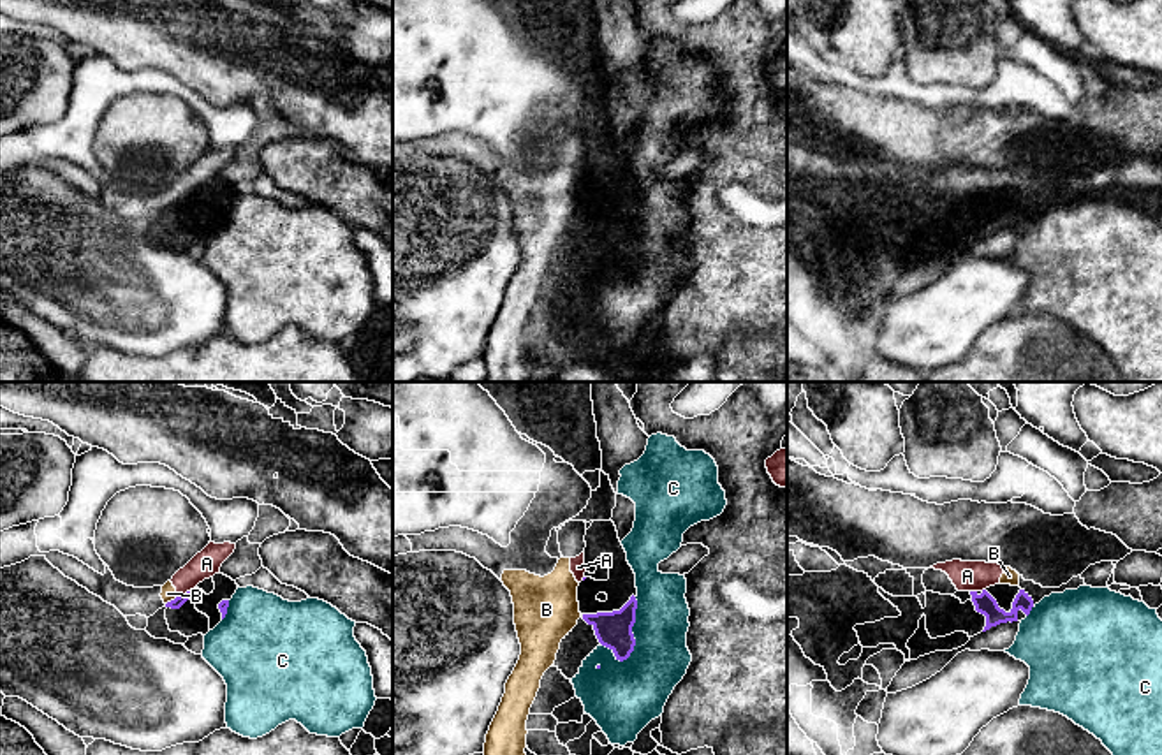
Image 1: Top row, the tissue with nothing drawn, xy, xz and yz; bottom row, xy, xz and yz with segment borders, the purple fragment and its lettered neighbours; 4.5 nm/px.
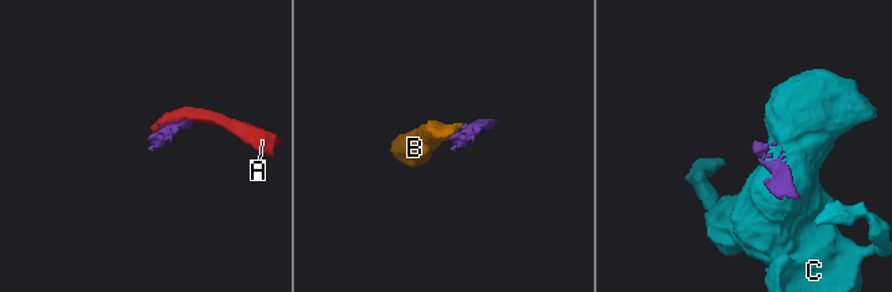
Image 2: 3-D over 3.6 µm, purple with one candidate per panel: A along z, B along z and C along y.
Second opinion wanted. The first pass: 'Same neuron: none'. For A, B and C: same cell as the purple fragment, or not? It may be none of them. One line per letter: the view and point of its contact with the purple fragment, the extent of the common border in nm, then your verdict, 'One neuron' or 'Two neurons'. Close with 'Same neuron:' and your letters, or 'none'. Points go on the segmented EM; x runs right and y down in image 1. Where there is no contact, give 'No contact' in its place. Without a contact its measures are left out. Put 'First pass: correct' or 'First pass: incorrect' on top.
First pass: correct
A: Touches purple at xy (185, 593). Shared border 70 nm. Two neurons
B: Touches purple at xy (171, 601). Shared border 70 nm. Two neurons
C: Touches purple at xz (631, 630). Shared border 320 nm. Two neurons
Same neuron: none

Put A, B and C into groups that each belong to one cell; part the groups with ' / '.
A B / C

